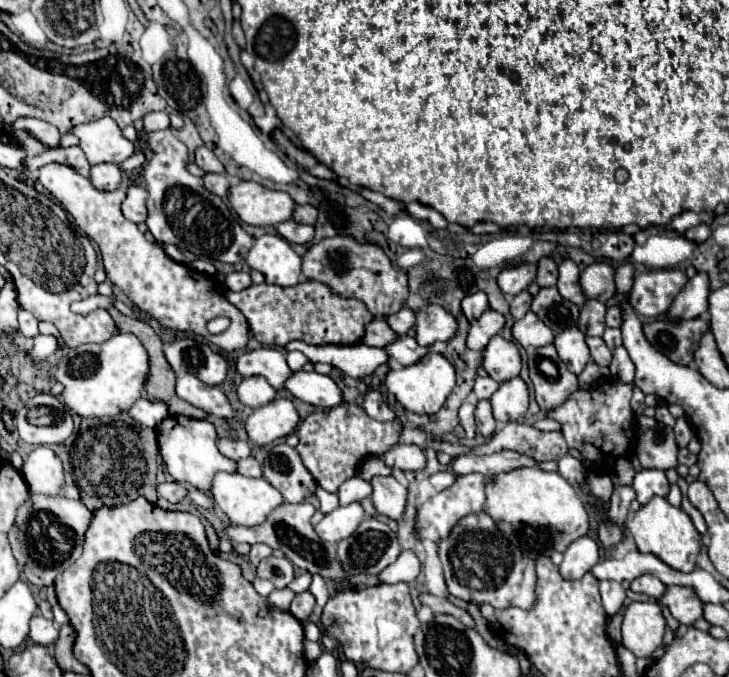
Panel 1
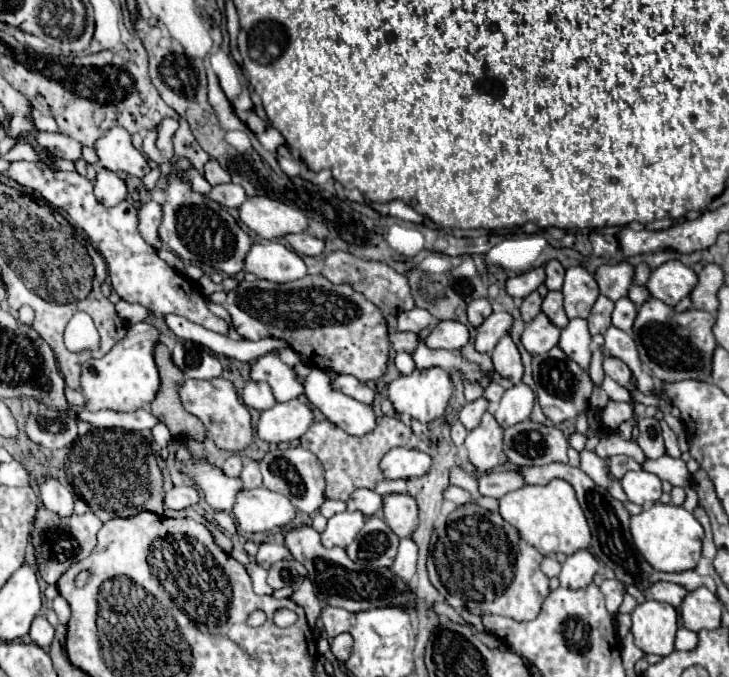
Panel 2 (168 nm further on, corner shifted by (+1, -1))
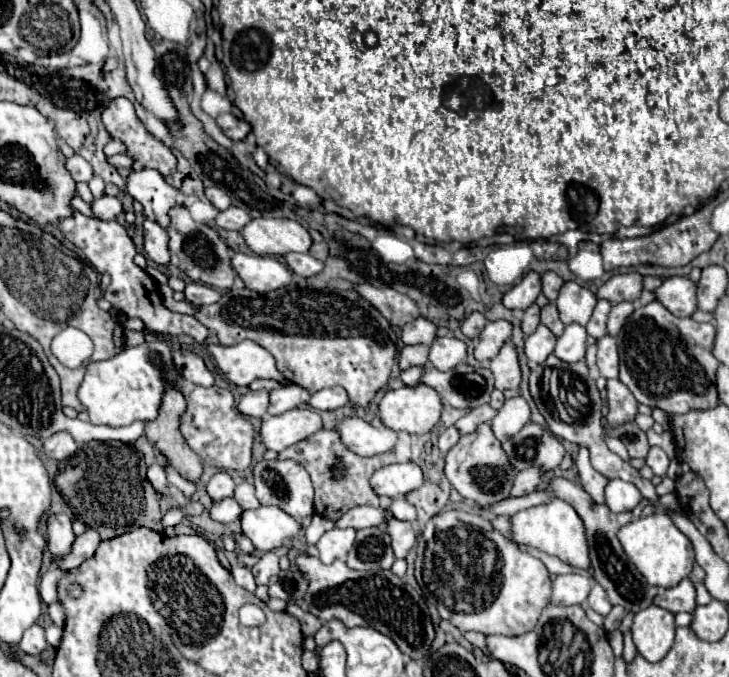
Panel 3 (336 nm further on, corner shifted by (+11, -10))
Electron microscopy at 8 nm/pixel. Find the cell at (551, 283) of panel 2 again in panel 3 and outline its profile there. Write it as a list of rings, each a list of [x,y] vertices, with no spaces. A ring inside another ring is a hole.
[[[548,271],[548,273],[542,275],[542,293],[546,295],[548,301],[556,301],[562,283],[564,283],[564,279],[558,277],[558,275],[552,273],[552,271]]]

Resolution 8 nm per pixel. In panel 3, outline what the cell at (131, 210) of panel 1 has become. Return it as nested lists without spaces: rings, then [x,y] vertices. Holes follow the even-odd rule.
[[[150,219],[144,220],[144,251],[148,257],[160,265],[166,265],[170,261],[170,251],[166,247],[168,235],[166,231]]]

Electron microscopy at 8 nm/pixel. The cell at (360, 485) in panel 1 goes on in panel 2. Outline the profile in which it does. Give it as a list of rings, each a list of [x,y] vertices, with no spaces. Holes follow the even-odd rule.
[[[356,490],[348,500],[348,512],[362,512],[364,516],[374,516],[382,508],[382,498],[374,490]]]

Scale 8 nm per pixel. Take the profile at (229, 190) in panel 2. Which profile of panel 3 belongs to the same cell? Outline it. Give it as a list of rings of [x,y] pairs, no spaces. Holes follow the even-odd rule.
[[[234,205],[228,207],[228,209],[224,209],[224,211],[220,211],[220,213],[216,215],[216,225],[222,227],[222,229],[240,231],[248,221],[250,221],[250,215],[248,215],[244,209],[234,207]]]

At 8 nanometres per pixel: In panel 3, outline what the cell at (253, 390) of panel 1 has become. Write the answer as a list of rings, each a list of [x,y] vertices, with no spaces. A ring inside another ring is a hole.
[[[248,391],[238,403],[238,411],[248,417],[266,417],[268,391]]]

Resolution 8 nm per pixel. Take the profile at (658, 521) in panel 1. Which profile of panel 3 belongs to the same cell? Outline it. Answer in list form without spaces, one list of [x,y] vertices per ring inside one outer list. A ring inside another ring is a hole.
[[[654,513],[650,517],[640,517],[636,521],[630,521],[618,531],[618,539],[630,561],[636,565],[636,569],[654,587],[674,587],[692,573],[692,565],[694,565],[692,543],[674,525],[668,513]]]

